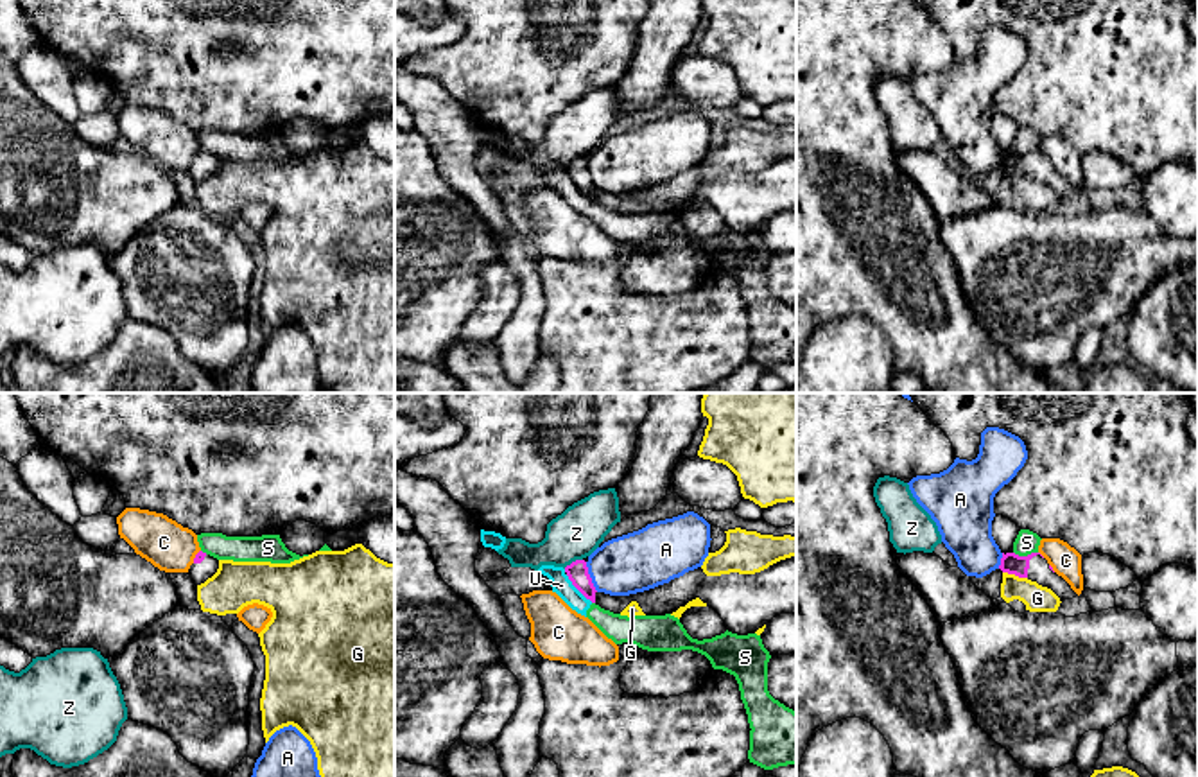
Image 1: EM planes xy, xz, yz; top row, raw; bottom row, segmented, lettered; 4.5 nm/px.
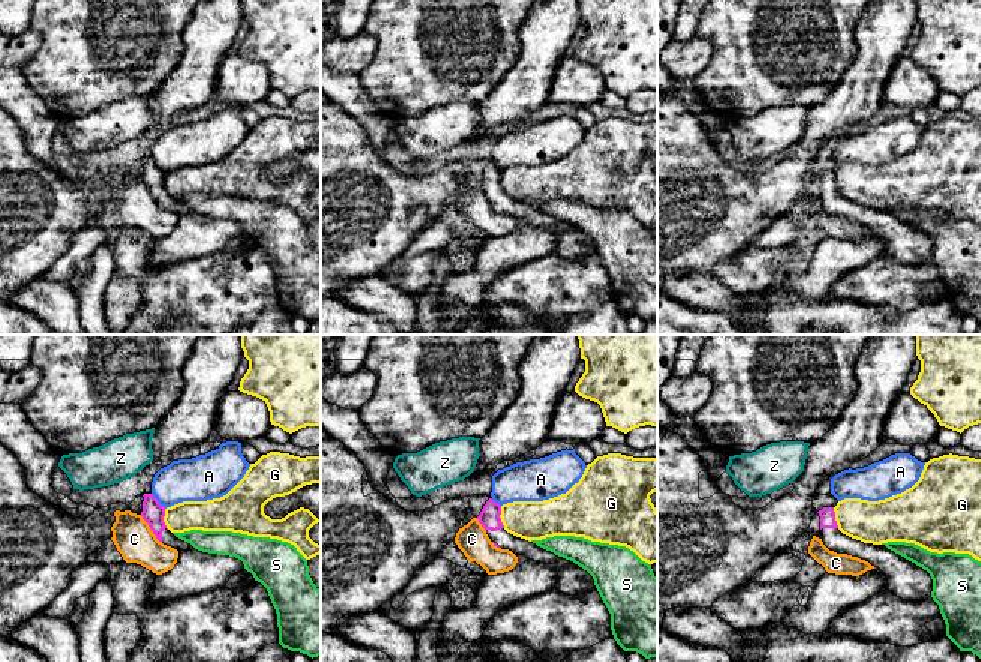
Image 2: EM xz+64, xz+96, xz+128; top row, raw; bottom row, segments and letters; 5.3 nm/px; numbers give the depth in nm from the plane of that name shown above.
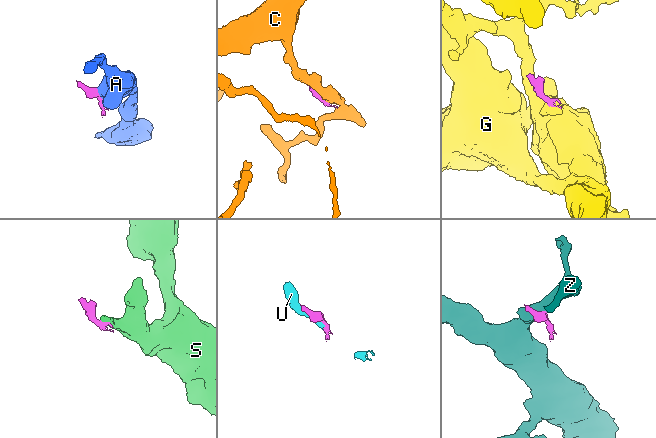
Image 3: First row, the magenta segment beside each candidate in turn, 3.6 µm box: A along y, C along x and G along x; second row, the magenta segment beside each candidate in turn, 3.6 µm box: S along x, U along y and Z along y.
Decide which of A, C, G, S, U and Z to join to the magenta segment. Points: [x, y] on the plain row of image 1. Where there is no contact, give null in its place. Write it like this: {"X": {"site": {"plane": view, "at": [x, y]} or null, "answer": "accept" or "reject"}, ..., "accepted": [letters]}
{"A": {"site": {"plane": "xz", "at": [589, 174]}, "answer": "reject"}, "C": {"site": {"plane": "yz", "at": [1041, 153]}, "answer": "reject"}, "G": {"site": {"plane": "yz", "at": [1015, 173]}, "answer": "reject"}, "S": {"site": {"plane": "yz", "at": [1028, 153]}, "answer": "reject"}, "U": {"site": {"plane": "xz", "at": [578, 187]}, "answer": "reject"}, "Z": {"site": {"plane": "xz", "at": [572, 160]}, "answer": "reject"}, "accepted": []}

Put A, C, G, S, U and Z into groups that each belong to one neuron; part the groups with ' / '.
A / C / G / S U / Z

